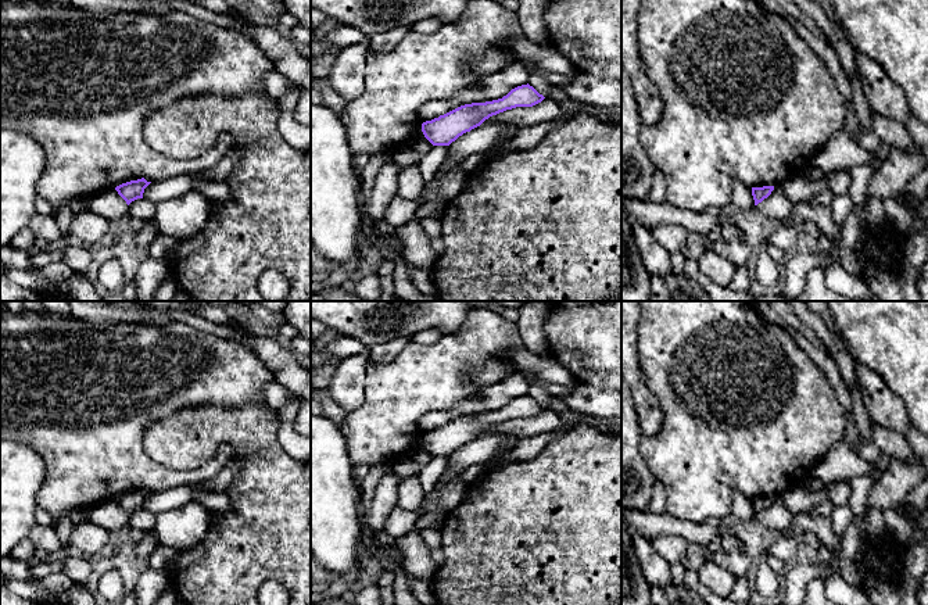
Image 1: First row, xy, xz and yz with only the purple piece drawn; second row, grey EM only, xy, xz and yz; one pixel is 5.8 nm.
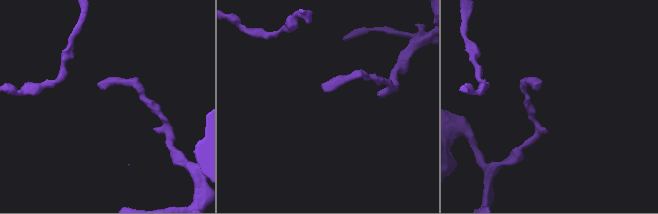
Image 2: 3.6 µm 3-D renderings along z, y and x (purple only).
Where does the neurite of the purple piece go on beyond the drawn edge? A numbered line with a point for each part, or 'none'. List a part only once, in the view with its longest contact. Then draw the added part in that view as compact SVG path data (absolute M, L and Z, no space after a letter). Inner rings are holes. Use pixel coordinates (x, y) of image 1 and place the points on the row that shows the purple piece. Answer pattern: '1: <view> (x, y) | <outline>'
none

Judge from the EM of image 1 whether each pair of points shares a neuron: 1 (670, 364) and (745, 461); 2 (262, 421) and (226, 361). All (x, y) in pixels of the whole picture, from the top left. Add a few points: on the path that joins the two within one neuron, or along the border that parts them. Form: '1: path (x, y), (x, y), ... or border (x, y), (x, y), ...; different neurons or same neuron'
1: path (688, 387), (706, 405), (710, 416), (731, 437); same neuron
2: border (265, 403), (219, 405); different neurons

